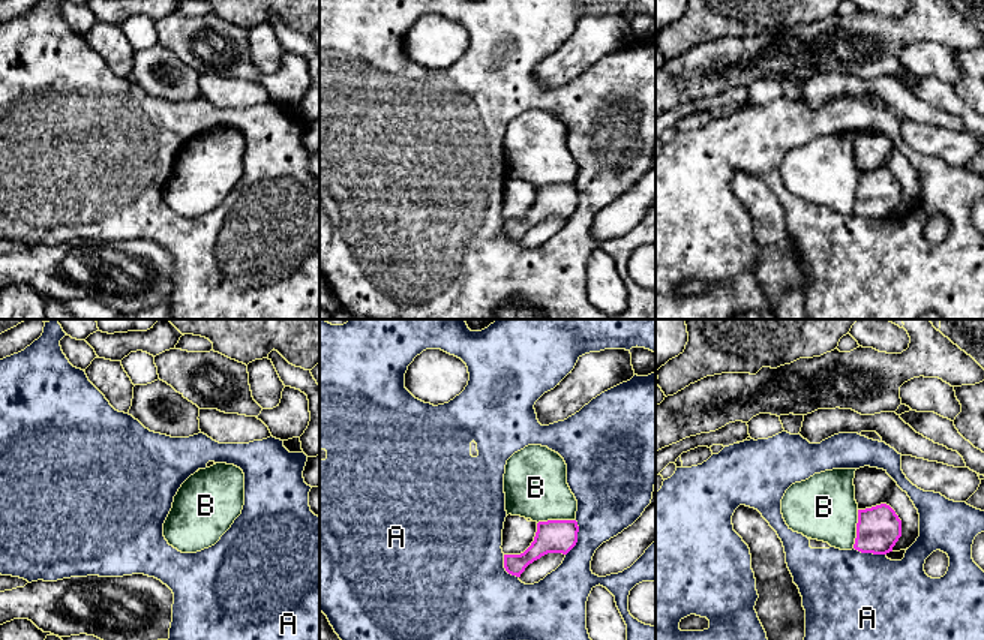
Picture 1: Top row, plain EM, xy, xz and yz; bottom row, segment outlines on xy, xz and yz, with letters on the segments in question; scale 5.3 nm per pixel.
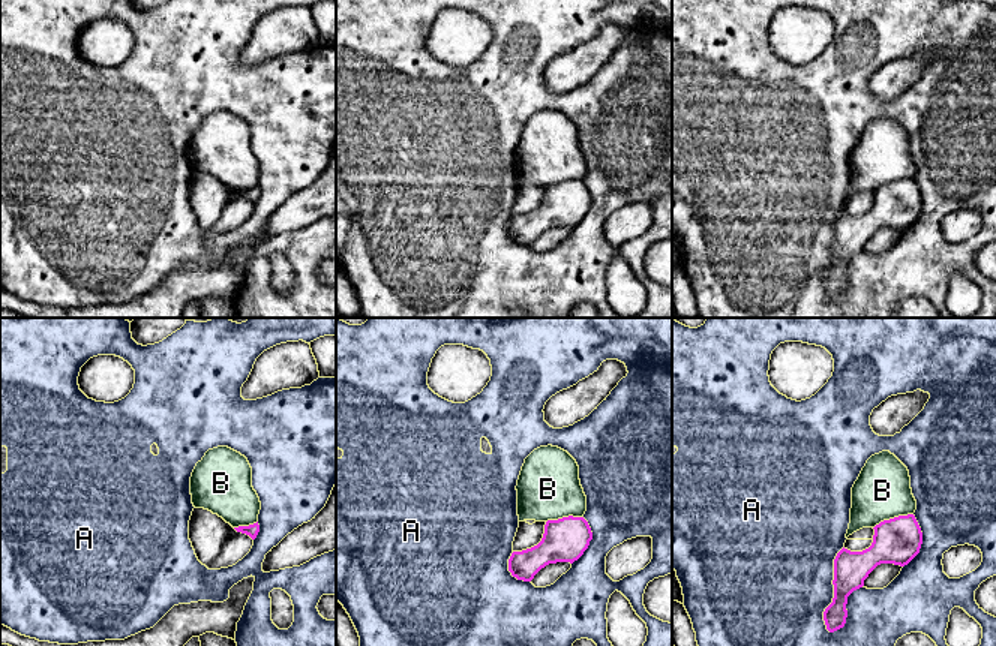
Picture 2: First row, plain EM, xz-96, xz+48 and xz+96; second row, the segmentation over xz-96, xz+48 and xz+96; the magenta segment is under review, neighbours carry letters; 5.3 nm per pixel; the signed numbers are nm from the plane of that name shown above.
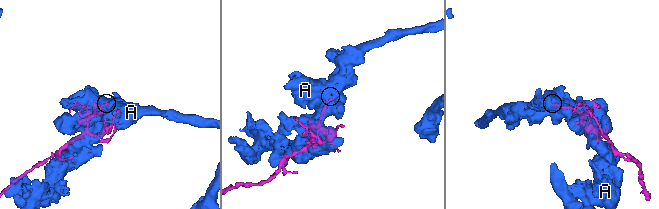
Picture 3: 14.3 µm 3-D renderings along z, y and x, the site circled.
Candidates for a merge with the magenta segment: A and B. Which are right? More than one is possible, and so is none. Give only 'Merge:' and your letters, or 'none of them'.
Merge: B

